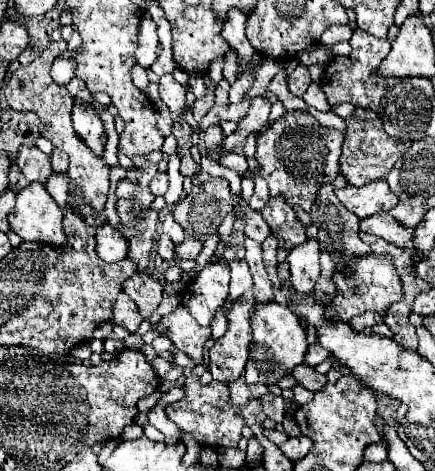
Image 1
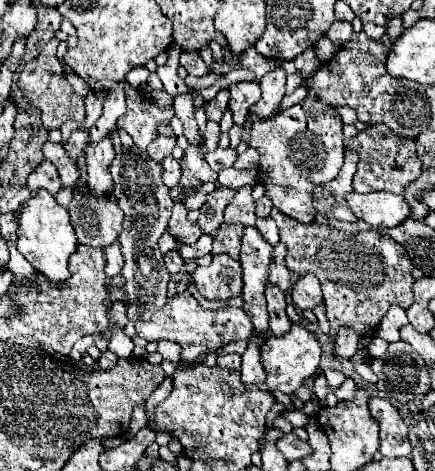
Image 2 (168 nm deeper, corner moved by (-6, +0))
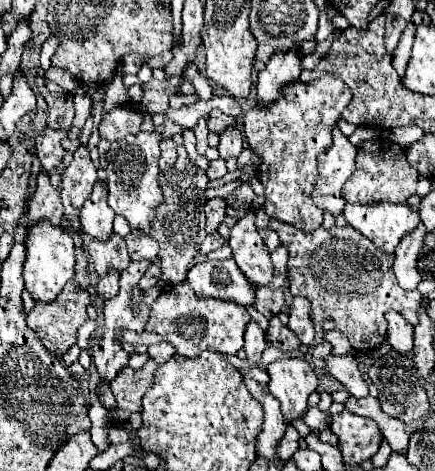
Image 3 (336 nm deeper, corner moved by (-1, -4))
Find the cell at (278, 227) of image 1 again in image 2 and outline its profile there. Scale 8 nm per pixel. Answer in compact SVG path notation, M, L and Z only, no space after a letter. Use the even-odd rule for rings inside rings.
M272 209L272 219L276 221L278 229L280 229L280 237L282 243L286 243L288 247L288 255L286 255L286 267L298 275L302 273L314 273L322 285L322 293L324 293L324 305L326 305L326 317L330 321L330 337L334 339L340 327L350 327L352 331L356 331L360 337L370 337L376 333L382 317L386 315L386 311L392 305L400 305L402 309L408 309L414 301L412 295L412 285L414 285L414 277L412 277L412 261L406 253L406 249L396 243L392 237L388 235L380 235L376 229L368 229L362 233L344 233L338 229L332 229L328 225L318 225L318 223L310 223L304 225L284 213L280 213L278 209Z

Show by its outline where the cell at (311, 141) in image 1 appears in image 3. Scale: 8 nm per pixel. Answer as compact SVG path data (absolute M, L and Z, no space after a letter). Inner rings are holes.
M323 75L317 81L295 81L283 89L271 111L249 109L243 117L243 131L249 149L261 159L257 177L265 187L263 209L271 219L295 225L307 233L321 227L323 211L311 201L317 183L317 155L331 147L331 131L343 109L351 101L351 91L339 77Z

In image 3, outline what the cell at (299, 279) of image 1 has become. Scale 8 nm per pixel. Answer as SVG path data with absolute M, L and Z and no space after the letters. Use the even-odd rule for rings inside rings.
M293 297L293 303L289 307L289 323L287 327L291 331L297 333L299 341L305 345L311 345L315 339L315 331L313 331L313 321L311 321L311 303L307 301L307 297Z

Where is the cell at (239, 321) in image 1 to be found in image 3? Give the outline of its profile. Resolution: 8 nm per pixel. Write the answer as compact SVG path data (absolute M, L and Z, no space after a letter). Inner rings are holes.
M249 211L237 225L231 229L231 237L227 245L233 251L233 259L241 273L253 283L255 289L271 283L273 279L273 263L269 257L269 249L257 233L255 215Z

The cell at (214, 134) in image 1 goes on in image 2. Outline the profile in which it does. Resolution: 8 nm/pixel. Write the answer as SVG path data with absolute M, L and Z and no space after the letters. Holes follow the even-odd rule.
M208 121L204 131L204 145L208 151L214 151L218 147L218 137L220 137L220 125L214 121Z

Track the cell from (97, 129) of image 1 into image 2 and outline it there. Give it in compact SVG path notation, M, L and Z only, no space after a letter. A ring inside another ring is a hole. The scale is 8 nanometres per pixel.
M110 137L86 147L88 193L92 193L96 197L110 197L112 195L112 177L108 171L112 161L114 161L114 145L112 145Z

